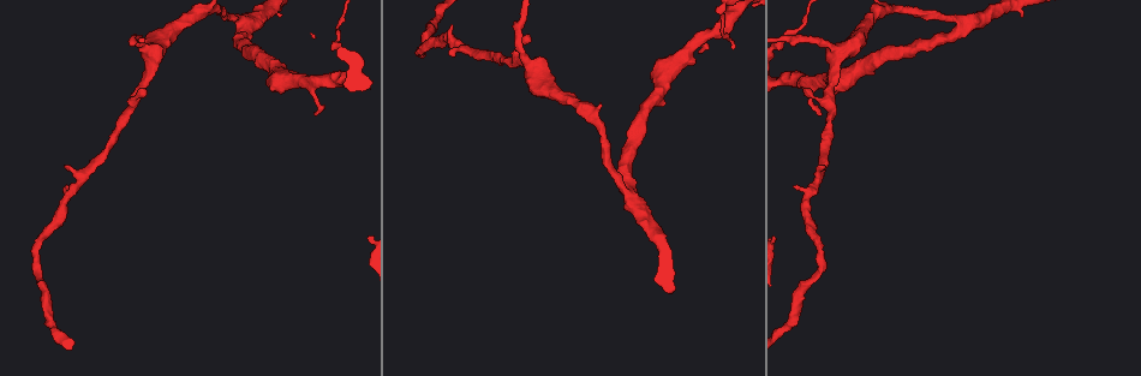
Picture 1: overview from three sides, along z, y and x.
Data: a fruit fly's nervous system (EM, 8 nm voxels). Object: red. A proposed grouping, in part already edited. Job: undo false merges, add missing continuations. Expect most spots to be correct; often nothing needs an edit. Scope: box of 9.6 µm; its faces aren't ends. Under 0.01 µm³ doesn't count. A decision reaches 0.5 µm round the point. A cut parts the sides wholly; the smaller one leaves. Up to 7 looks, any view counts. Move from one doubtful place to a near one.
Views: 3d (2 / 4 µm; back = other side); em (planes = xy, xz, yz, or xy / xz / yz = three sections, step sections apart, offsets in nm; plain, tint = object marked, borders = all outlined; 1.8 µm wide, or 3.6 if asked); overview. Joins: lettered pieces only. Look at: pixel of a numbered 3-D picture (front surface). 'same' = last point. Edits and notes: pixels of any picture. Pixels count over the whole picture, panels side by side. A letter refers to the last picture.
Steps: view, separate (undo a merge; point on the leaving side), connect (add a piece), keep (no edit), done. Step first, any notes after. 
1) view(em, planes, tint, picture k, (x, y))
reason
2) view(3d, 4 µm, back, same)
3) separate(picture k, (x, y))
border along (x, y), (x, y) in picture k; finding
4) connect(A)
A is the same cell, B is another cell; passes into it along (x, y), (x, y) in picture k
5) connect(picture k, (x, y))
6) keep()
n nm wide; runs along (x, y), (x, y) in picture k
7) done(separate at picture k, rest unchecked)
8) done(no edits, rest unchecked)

view(em, planes, tint, picture 1, (65, 166))
branch stops here

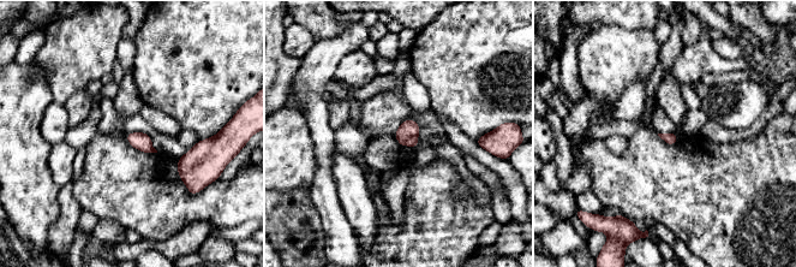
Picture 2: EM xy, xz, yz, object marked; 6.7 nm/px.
view(em, planes, borders, same)

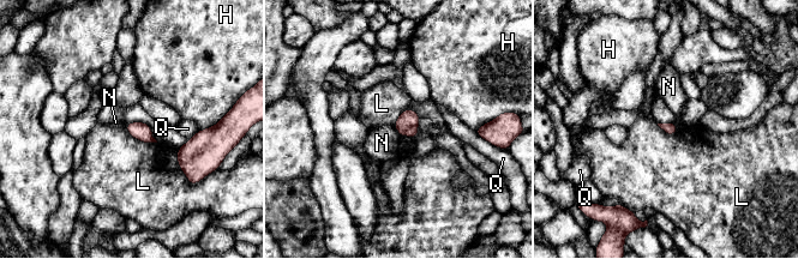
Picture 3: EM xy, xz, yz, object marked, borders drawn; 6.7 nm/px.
keep()
L touches over 260 nm; H, L, N and Q are other cells; border along (124, 125), (134, 138), (156, 143) in picture 3; no lettered piece goes on from it

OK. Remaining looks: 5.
view(3d, 4 µm, picture 1, (804, 92))
an open end

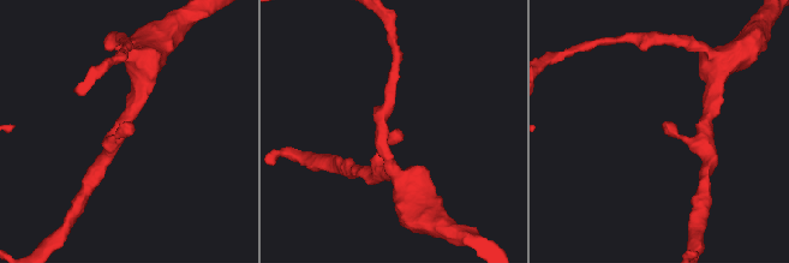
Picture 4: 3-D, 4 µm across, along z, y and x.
view(em, planes, borders, picture 4, (663, 123))

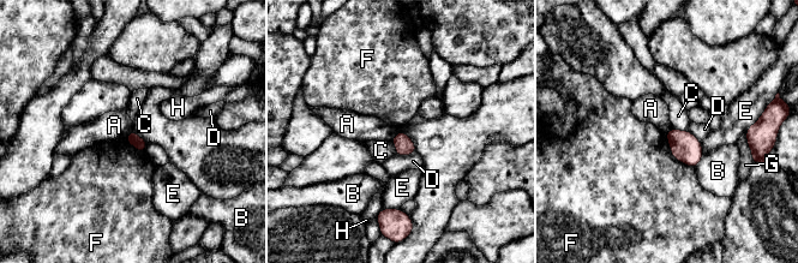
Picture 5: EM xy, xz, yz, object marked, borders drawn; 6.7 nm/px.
keep()
A, B, C, D, E, F, G and H are other cells; border along (401, 130), (390, 139) in picture 5; none of them fits

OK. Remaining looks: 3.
view(em, xz, step 16, borders, picture 1, (821, 111))
tapers out

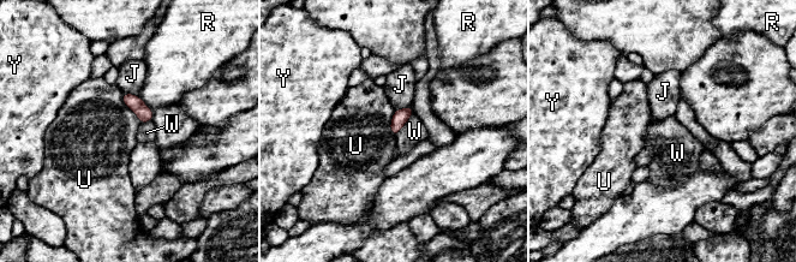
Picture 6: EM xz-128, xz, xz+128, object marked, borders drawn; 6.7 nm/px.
view(em, yz, step 8, borders, same)
another direction

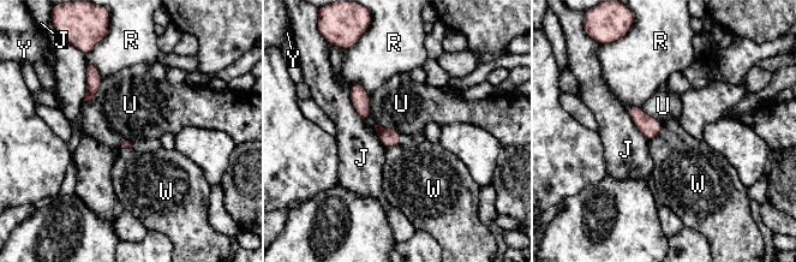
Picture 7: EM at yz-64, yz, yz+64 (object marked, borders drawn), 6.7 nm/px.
keep()
J, R, U, W and Y are other cells; border along (373, 125), (391, 127), (401, 134) in picture 7; no lettered piece goes on from it

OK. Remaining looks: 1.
done(no edits, rest unchecked)

